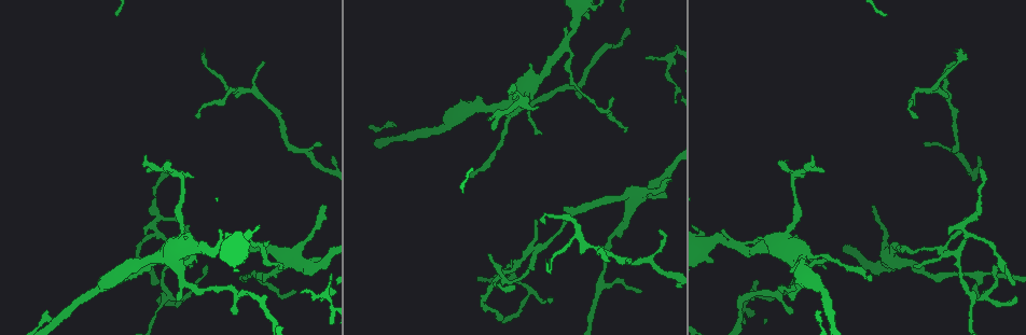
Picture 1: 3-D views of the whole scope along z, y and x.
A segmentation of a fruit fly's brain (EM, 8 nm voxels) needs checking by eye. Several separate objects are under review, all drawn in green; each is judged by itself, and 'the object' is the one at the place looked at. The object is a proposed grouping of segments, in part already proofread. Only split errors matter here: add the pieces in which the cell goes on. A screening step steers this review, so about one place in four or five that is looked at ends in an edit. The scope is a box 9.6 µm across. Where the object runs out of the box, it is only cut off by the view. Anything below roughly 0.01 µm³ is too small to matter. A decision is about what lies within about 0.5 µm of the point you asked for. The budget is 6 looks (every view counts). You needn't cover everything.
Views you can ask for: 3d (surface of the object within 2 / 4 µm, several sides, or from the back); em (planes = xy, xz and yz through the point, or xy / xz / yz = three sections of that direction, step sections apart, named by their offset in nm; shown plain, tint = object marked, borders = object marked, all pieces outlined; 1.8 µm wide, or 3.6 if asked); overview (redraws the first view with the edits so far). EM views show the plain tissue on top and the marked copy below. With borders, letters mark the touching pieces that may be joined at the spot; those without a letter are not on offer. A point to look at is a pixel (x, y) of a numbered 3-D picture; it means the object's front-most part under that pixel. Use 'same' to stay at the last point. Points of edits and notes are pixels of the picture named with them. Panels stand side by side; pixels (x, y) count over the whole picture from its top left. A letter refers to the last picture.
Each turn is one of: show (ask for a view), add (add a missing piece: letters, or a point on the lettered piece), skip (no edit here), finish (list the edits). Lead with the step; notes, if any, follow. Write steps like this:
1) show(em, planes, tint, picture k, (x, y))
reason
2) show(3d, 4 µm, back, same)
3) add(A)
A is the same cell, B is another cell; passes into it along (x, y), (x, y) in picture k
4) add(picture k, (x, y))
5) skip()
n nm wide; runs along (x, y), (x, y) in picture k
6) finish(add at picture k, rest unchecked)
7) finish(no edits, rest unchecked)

show(3d, 4 µm, picture 1, (869, 278))
branch stops here

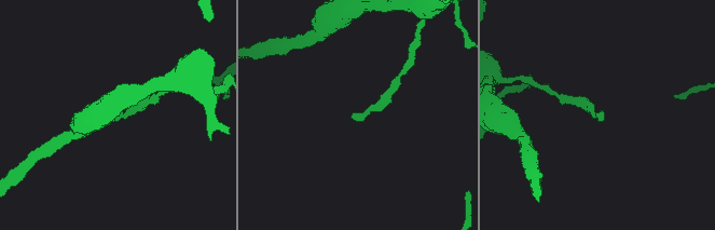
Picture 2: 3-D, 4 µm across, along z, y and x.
show(em, planes, borders, picture 2, (599, 115))
now the EM

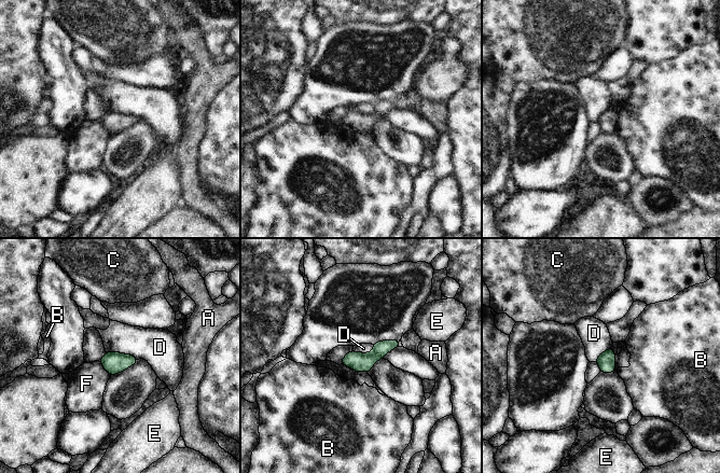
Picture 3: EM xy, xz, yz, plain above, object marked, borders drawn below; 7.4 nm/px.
skip()
D touches over 260 nm; A, B, C, D, E and F are other cells; no lettered piece goes on from it

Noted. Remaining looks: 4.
show(em, xy, step 16, tint, picture 1, (489, 256))

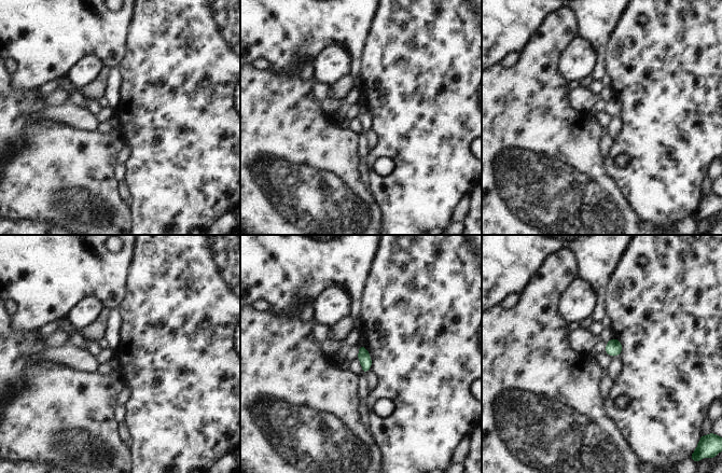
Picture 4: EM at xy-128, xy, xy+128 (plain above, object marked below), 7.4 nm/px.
show(em, planes, borders, same)
another direction

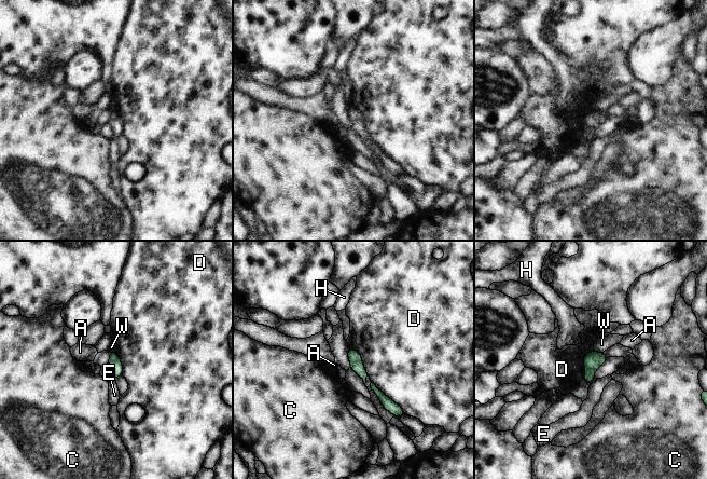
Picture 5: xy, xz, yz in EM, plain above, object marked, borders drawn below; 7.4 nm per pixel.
skip()
90 nm wide; A, C, D, E, H and W are other cells; border along (372, 381), (405, 413) in picture 5; no lettered piece goes on from it

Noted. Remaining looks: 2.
show(em, planes, borders, picture 1, (540, 134))
an open end

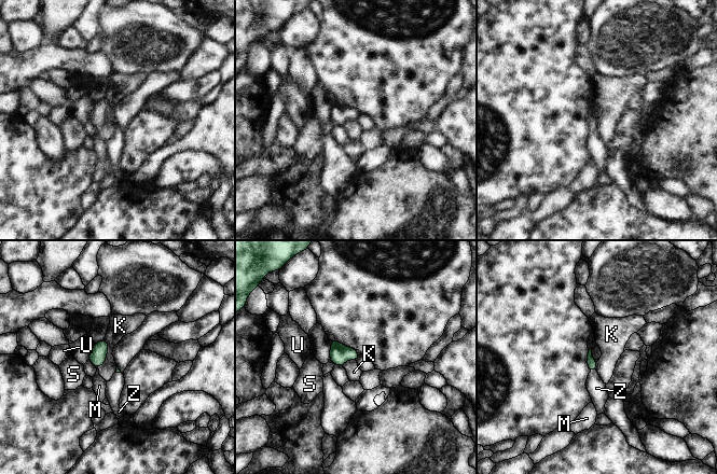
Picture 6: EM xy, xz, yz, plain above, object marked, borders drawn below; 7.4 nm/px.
add(Z)
Z is the same cell, K, M, S and U are other cells; passes into it along (591, 361), (592, 371), (596, 388) in picture 6; it goes on there

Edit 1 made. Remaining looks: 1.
finish(add at picture 6, rest unchecked)

